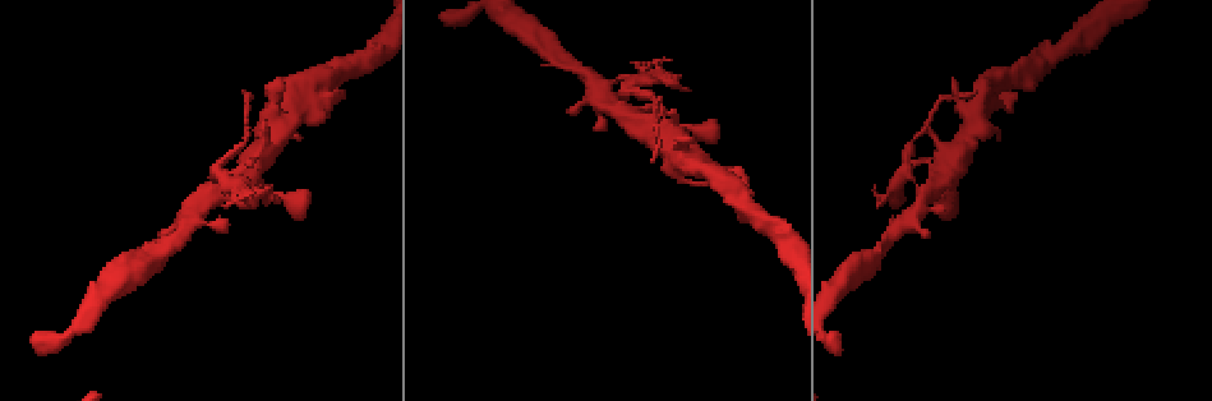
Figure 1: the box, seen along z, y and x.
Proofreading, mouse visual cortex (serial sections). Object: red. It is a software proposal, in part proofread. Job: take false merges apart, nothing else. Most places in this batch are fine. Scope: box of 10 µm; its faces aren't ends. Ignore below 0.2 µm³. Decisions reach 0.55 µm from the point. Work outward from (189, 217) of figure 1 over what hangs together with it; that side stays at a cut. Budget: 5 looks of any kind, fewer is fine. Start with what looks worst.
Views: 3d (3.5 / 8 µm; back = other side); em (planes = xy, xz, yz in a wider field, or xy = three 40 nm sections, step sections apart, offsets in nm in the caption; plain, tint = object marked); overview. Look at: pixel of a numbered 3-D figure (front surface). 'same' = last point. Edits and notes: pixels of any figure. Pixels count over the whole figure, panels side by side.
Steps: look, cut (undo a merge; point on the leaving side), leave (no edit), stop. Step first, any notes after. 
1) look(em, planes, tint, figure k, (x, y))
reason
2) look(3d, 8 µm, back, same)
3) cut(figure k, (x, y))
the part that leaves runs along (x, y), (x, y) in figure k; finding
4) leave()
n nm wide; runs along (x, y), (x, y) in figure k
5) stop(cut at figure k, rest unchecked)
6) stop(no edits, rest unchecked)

look(3d, 3.5 µm, figure 1, (218, 173))
sharp bend

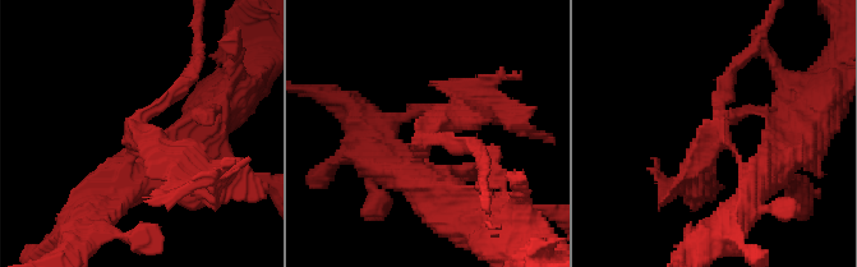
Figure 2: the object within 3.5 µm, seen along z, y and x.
look(em, xy, step 3, tint, figure 2, (139, 139))
shape alone is not enough

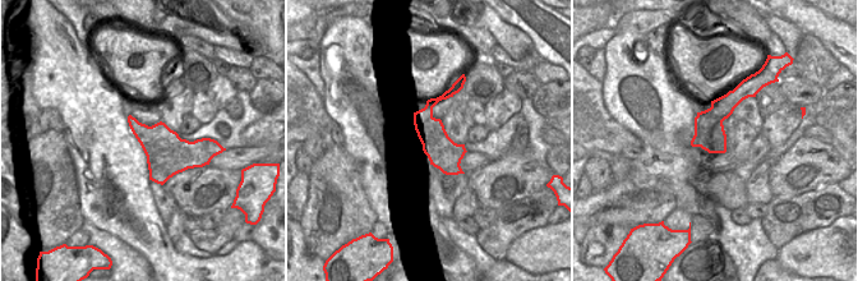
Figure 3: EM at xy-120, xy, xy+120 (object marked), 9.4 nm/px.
cut(figure 2, (450, 118))
a second cell is stuck on

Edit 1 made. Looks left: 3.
look(3d, 3.5 µm, figure 1, (552, 47))
calibre changes

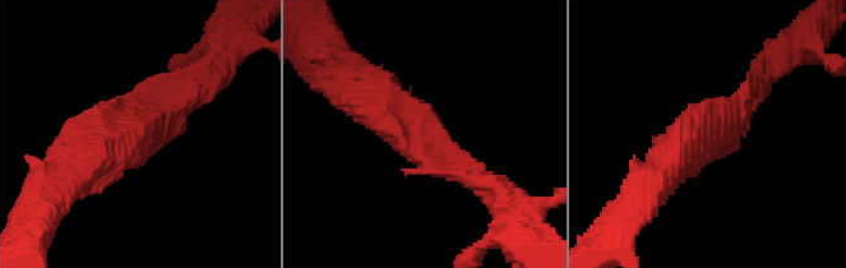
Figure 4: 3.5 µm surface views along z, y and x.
look(em, planes, tint, figure 4, (711, 130))
need the tissue

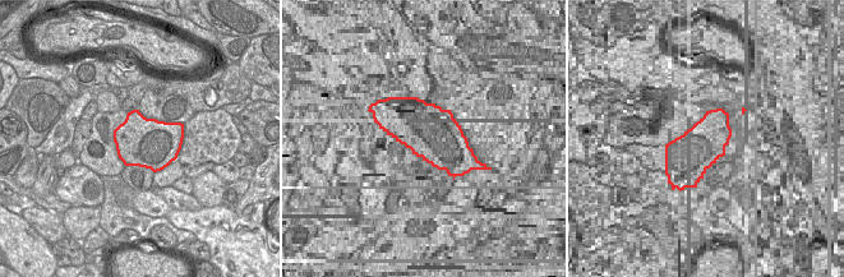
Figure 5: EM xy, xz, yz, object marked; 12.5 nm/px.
leave()
arms of 300, 600 nm; runs along (482, 183), (360, 88) in figure 4; one cell here

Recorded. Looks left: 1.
stop(cut at figure 2, rest unchecked)

